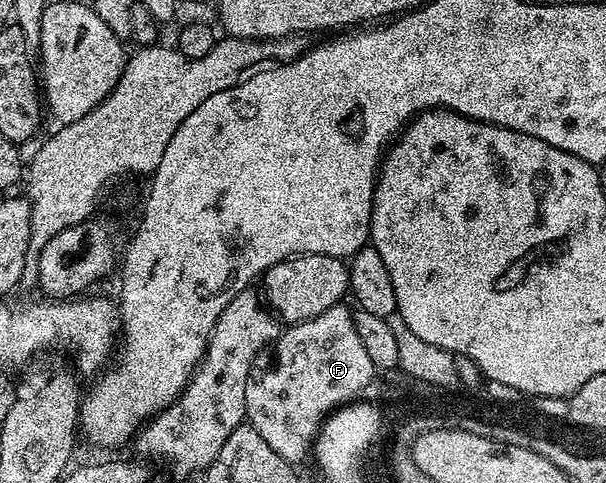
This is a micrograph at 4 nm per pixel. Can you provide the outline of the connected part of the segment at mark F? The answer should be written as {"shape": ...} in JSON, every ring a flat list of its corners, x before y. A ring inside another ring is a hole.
{"shape":[[335,304,314,318,287,325,276,340,275,344,282,348,292,344,292,354,298,354,298,370,304,374,304,400,292,400,292,416,278,416,274,412,282,410,278,400,246,400,247,423,290,465,300,466,304,459,309,459,320,426,329,413,341,405,359,401,378,376,366,346,362,346,362,338,358,338,353,309,346,305]]}

